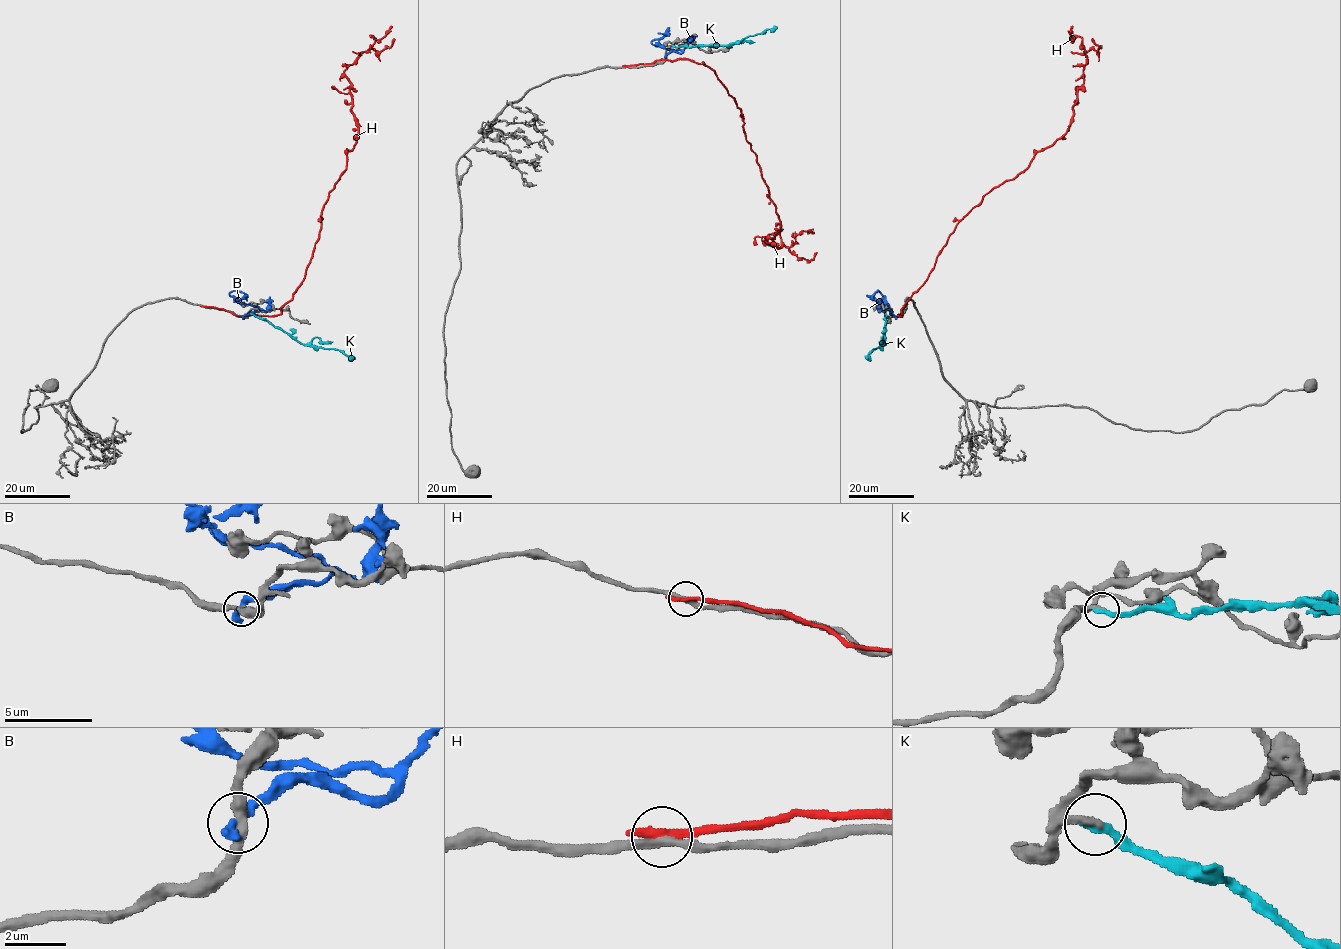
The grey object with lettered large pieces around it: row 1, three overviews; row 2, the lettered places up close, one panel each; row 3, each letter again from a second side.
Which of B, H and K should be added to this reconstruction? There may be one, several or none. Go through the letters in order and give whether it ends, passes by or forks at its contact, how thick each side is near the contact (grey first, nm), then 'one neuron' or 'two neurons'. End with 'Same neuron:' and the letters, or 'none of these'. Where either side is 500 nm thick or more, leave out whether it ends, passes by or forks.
B: it ends there; 320 nm thick on the grey side, 400 nm on the other; two neurons
H: it ends there; 280 nm thick on the grey side, 320 nm on the other; two neurons
K: it ends there; 240 nm thick on the grey side, 300 nm on the other; one neuron
Same neuron: K

